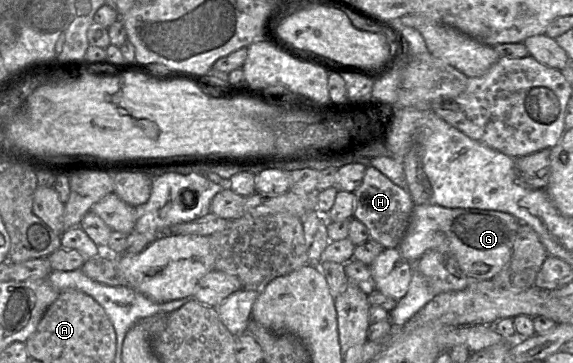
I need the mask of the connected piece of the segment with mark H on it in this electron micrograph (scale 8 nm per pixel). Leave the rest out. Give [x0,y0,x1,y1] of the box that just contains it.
[353,166,414,249]

